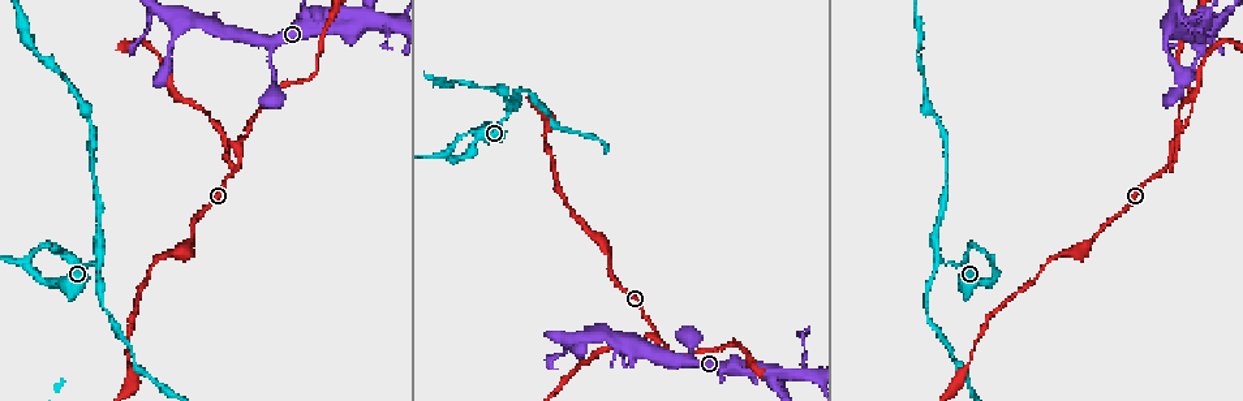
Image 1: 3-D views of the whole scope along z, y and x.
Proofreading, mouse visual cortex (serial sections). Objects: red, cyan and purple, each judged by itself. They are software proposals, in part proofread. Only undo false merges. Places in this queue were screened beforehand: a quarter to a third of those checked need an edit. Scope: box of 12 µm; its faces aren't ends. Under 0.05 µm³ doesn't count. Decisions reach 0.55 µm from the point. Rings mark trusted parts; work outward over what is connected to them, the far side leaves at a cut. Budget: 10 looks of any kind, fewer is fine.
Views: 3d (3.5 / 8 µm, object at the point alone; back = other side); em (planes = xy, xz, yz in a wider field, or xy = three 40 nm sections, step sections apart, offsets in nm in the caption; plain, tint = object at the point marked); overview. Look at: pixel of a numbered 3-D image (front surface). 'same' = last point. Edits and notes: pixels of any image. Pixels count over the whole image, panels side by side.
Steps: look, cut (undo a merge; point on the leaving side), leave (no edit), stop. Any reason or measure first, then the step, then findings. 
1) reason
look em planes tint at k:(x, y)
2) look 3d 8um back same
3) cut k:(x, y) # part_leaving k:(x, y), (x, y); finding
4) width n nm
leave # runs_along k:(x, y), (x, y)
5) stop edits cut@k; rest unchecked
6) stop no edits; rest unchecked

three arms meet
look 3d 8um at 1:(353, 16)

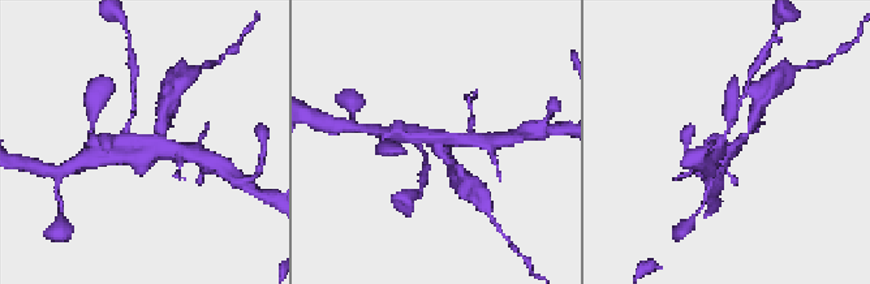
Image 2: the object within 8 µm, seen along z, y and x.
zoom in
look 3d 3.5um at 2:(145, 148)

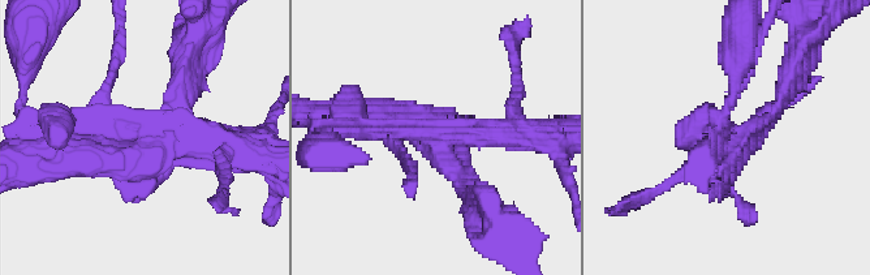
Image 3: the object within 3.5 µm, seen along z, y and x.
need the tissue
look em xy step 2 tint at 3:(141, 132)

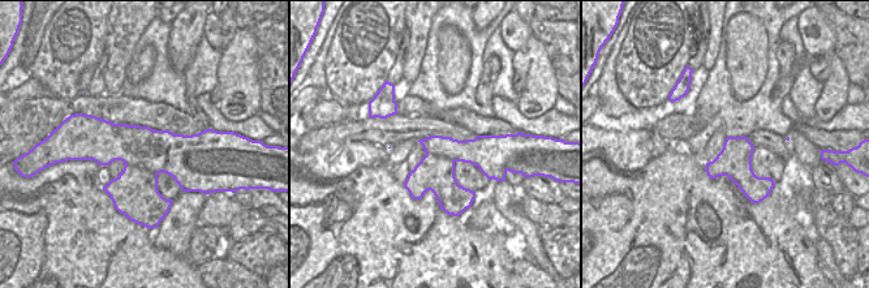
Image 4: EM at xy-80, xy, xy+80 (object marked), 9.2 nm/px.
cut 3:(470, 184) # border 4:(125, 164), (143, 166), (156, 175); a second cell is stuck on

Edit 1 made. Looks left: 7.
two arms in line, one across
look 3d 8um back at 1:(1170, 146)

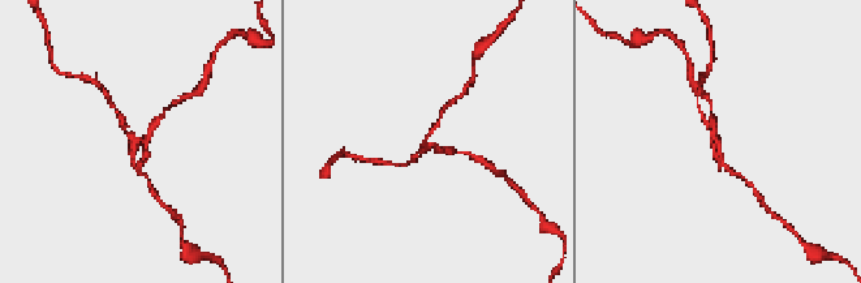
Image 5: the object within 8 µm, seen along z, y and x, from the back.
look 3d 3.5um at 5:(426, 144)

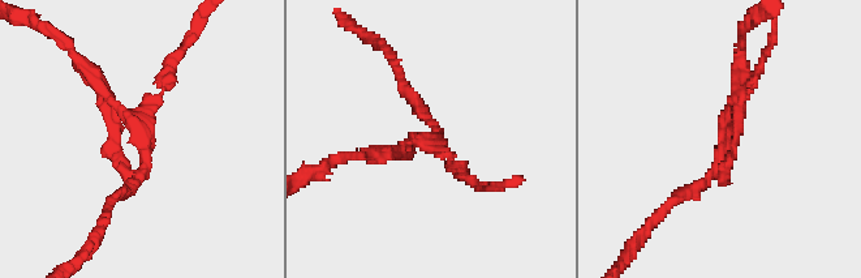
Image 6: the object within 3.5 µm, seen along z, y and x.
arms 3; arm_widths 150, 150, 200 nm; shape alone is not enough
look em xy step 2 tint at 6:(726, 126)

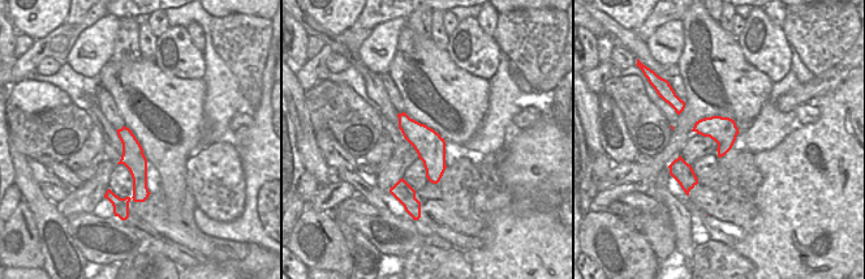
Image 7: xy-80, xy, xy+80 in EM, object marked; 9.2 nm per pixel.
width 280 nm
cut 6:(739, 73) # part_leaving 6:(732, 102), (749, 25); two cells meet here

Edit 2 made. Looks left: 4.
side arm on a straight run
look 3d 8um at 1:(31, 268)

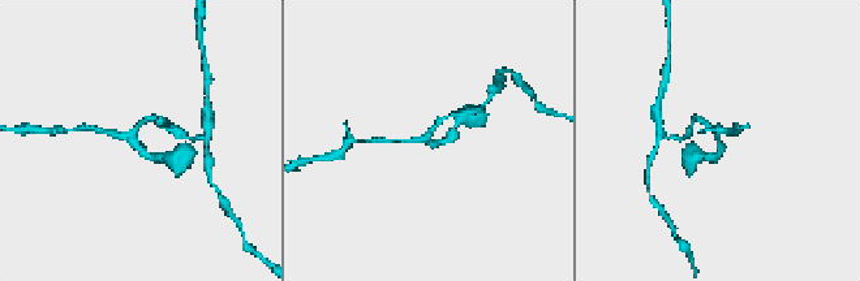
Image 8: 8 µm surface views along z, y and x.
arms 3; arm_widths 150, 150, 200 nm; shape alone is not enough
look em xy step 3 tint at 8:(424, 141)

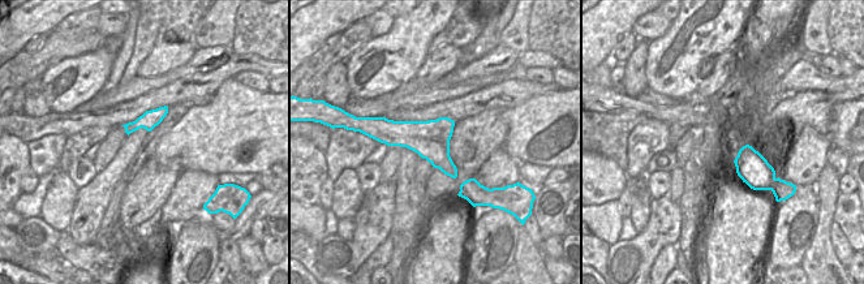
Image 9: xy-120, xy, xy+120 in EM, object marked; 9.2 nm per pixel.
leave # runs_along 8:(710, 158), (719, 155), (719, 138), (697, 119); continuous, no second cell

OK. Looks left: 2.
three arms meet
look 3d 8um at 1:(938, 259)

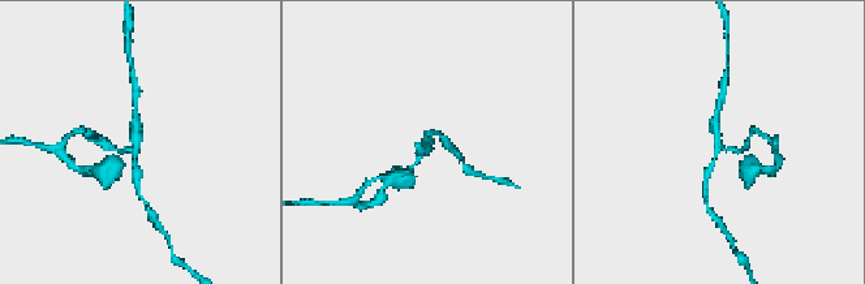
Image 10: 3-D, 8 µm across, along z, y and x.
look em xy step 1 tint at 10:(134, 144)

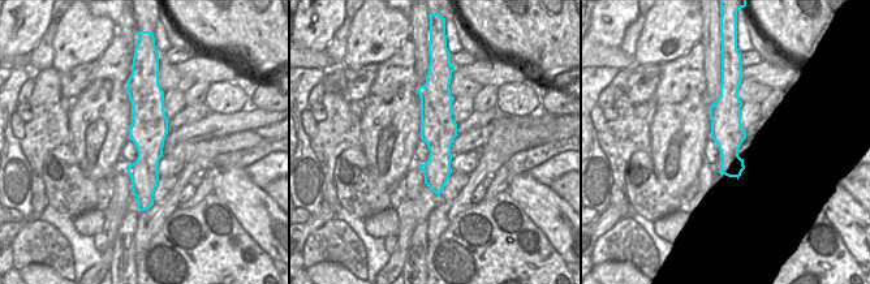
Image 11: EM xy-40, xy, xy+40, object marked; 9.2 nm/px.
width 340 nm
cut 10:(422, 146) # part_leaving 10:(134, 149), (134, 94); a second cell is stuck on

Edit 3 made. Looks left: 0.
stop edits cut@3, cut@6, cut@10; rest unchecked

